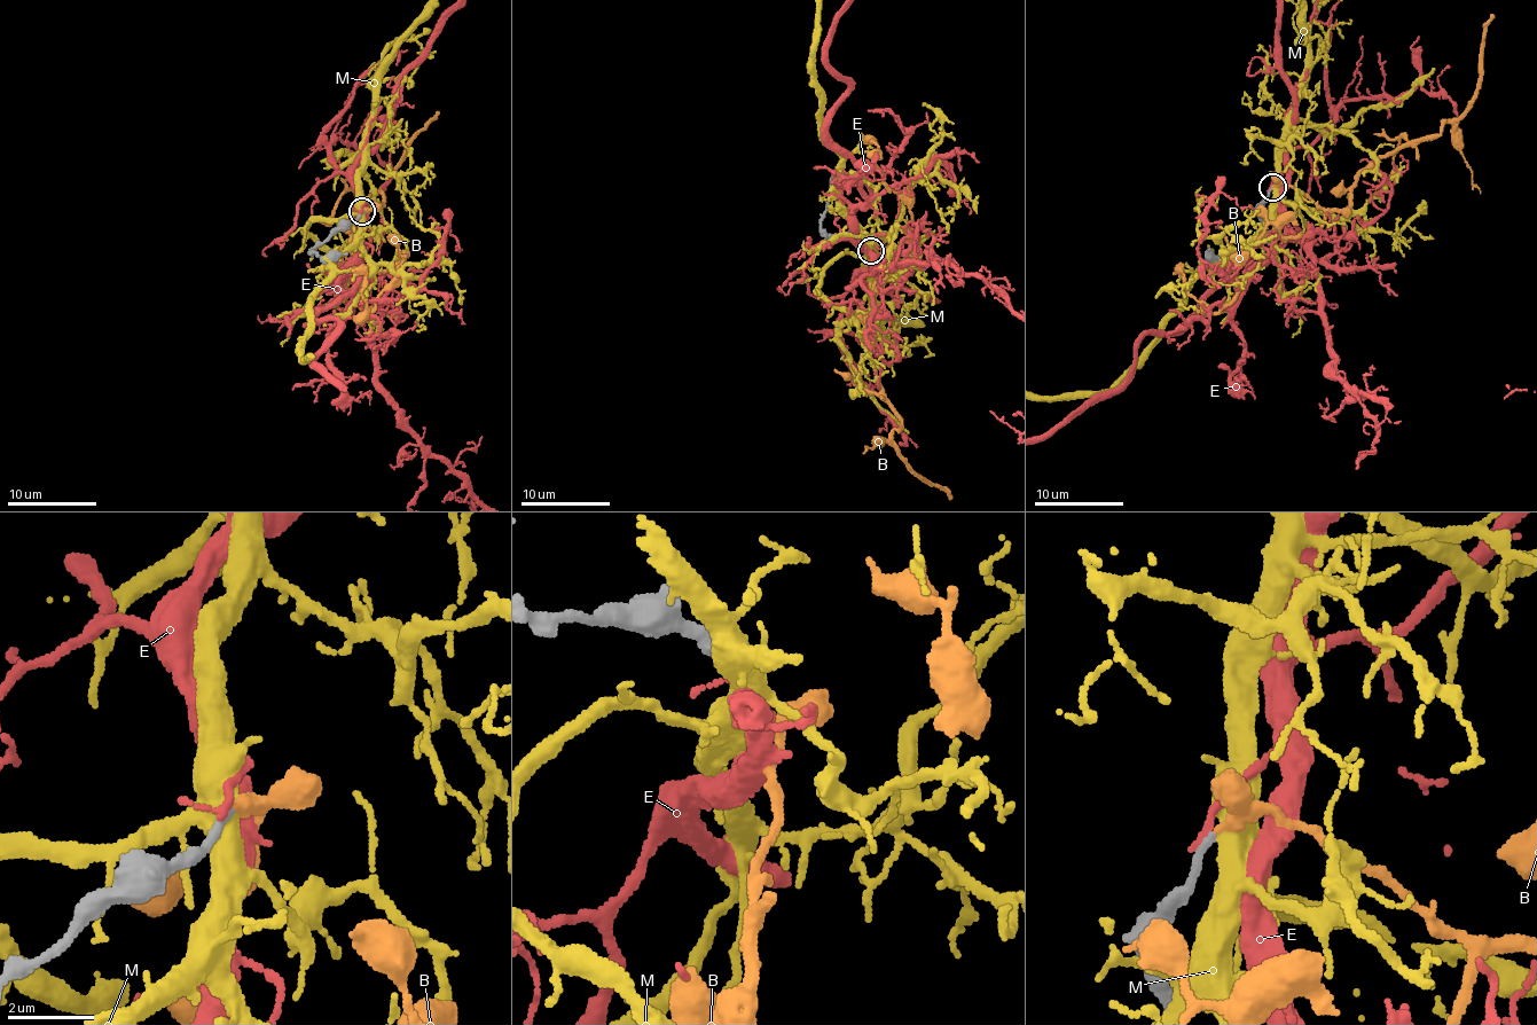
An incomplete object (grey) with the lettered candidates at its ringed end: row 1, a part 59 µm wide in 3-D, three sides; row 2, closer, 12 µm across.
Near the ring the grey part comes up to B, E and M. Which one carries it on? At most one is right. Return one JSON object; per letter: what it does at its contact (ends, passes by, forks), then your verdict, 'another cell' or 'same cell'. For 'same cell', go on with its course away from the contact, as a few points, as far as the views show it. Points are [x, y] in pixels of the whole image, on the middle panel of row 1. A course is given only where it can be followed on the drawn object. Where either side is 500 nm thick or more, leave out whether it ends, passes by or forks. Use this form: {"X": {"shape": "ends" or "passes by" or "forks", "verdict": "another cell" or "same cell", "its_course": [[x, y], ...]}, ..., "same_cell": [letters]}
{"B": {"shape": "ends", "verdict": "same cell"}, "E": {"shape": "ends", "verdict": "another cell"}, "M": {"verdict": "another cell"}, "same_cell": ["B"]}

